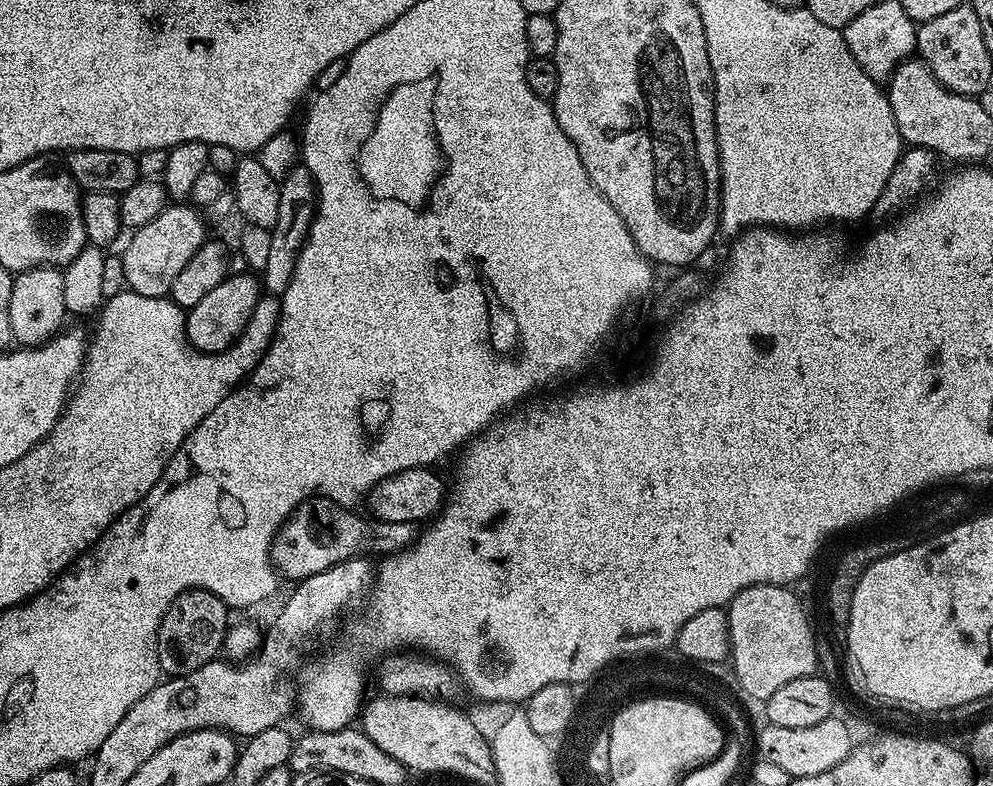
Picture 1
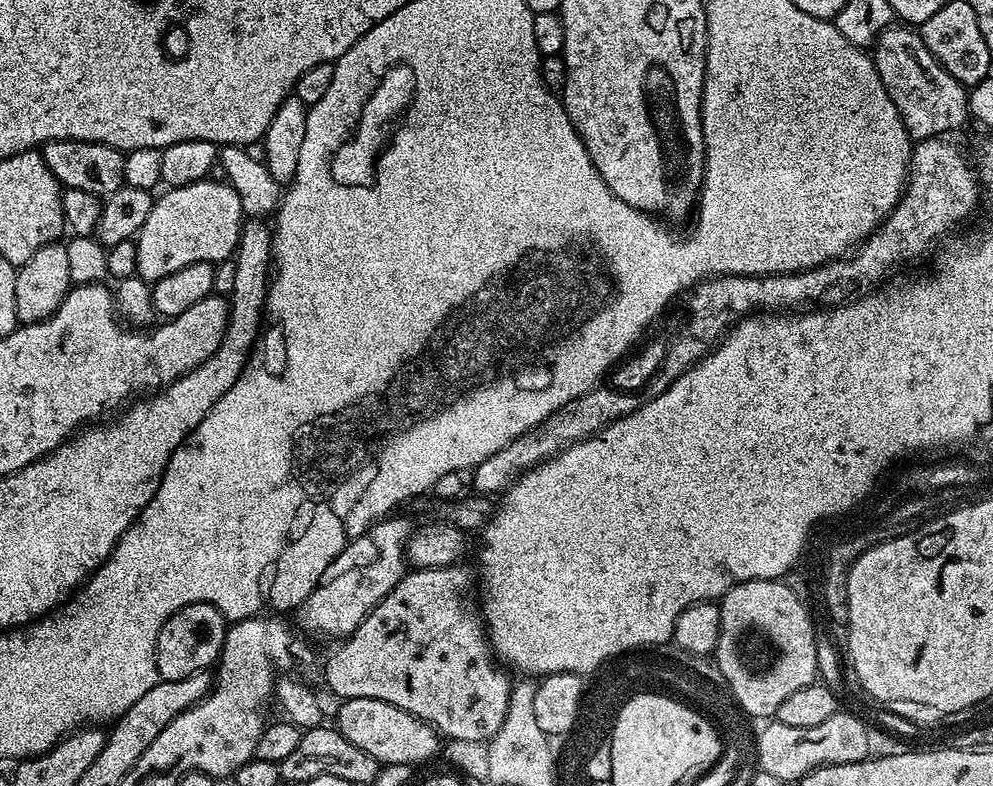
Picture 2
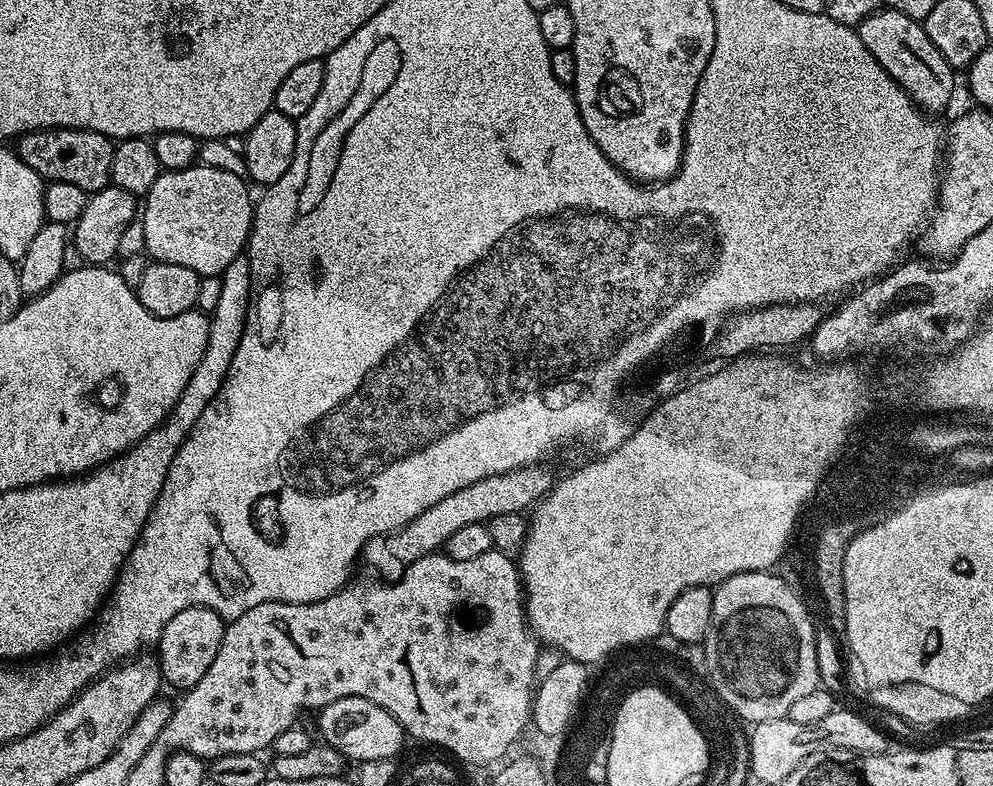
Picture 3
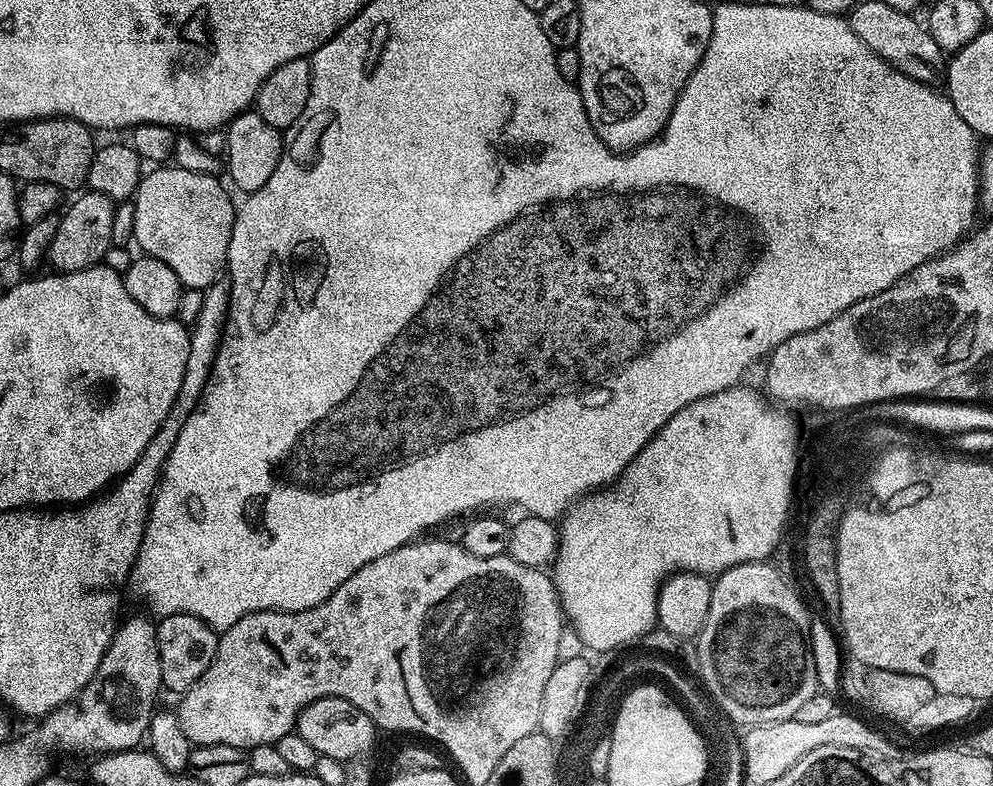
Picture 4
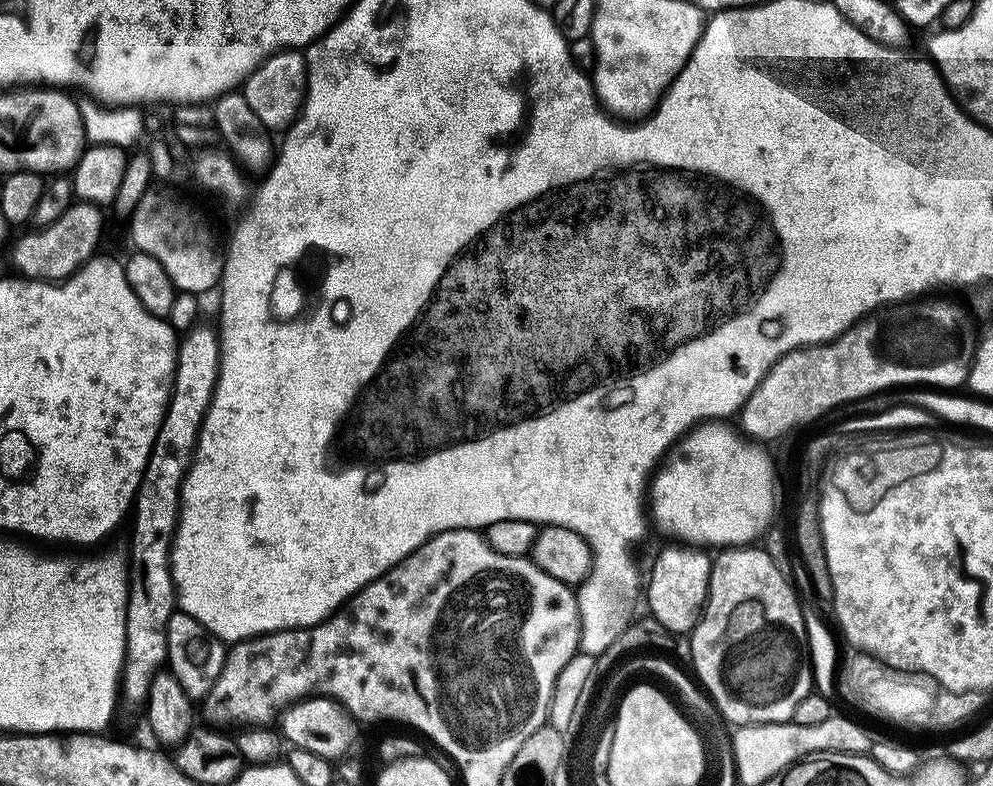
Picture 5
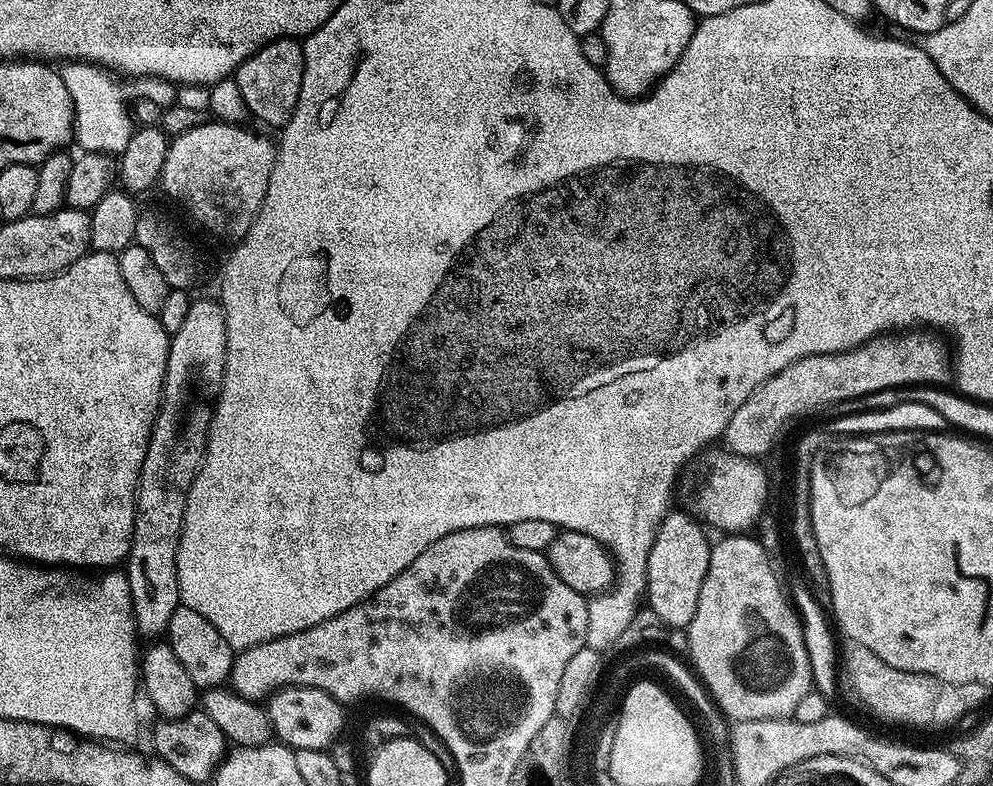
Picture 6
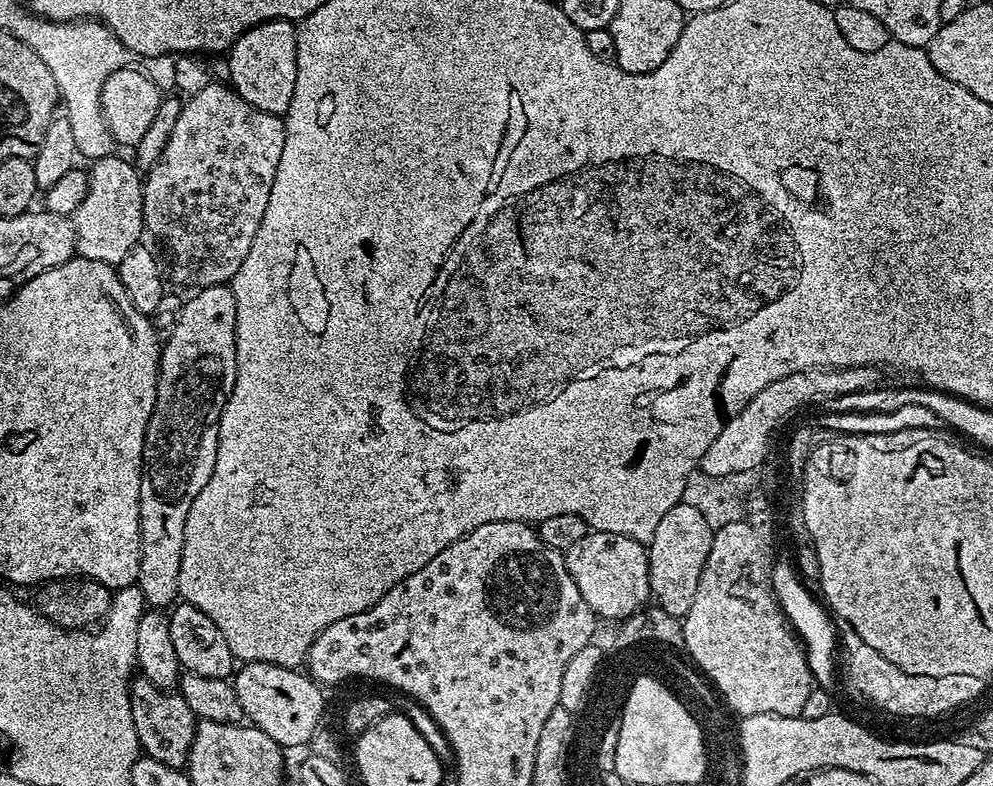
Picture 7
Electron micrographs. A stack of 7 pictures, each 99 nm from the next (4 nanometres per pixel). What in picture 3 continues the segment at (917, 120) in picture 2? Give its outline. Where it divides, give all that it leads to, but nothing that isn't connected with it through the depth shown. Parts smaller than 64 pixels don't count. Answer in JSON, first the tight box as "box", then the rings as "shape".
{"box":[858,7,957,114],"shape":[[[885,7],[876,12],[858,25],[858,31],[866,50],[878,58],[878,62],[906,90],[906,94],[912,103],[925,114],[936,114],[948,104],[952,91],[956,88],[957,73],[938,54],[938,46],[930,42],[923,23],[910,18],[901,12],[895,12],[893,8]]]}

